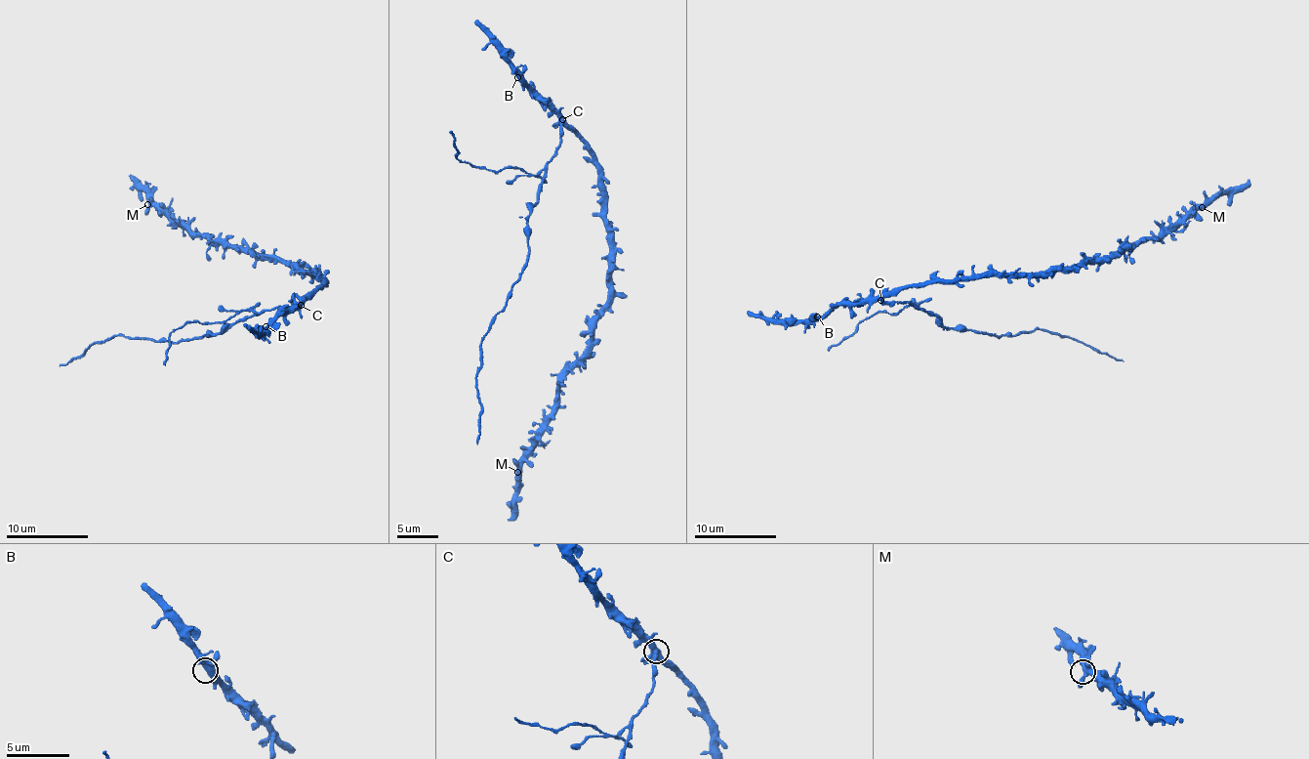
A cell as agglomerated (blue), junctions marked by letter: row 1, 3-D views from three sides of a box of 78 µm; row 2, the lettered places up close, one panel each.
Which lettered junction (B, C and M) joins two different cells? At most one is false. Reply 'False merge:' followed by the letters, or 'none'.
False merge: C

